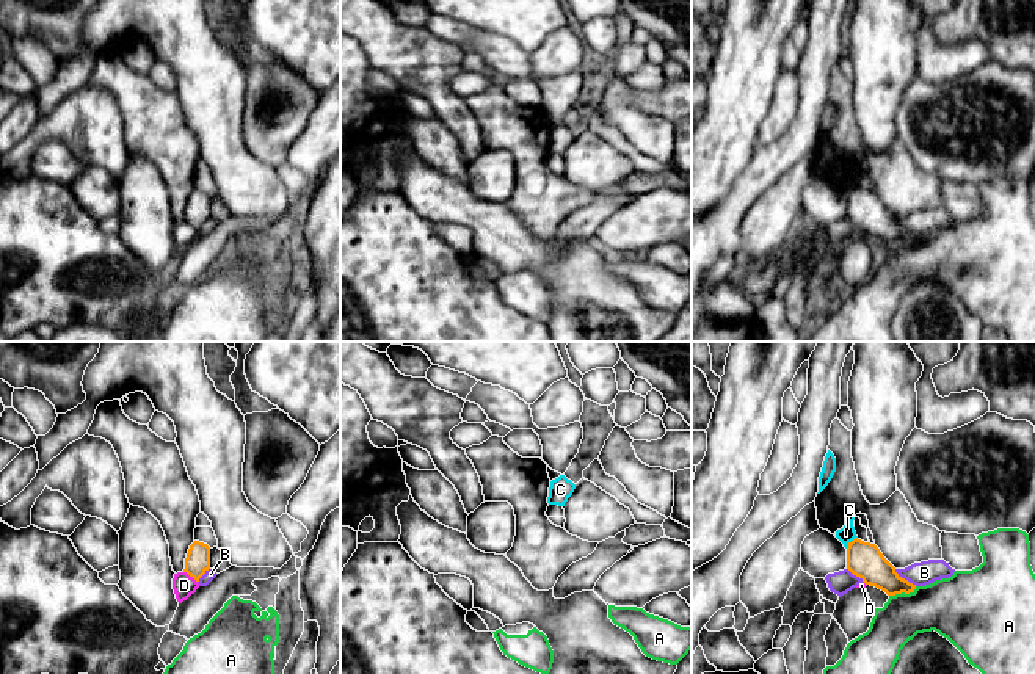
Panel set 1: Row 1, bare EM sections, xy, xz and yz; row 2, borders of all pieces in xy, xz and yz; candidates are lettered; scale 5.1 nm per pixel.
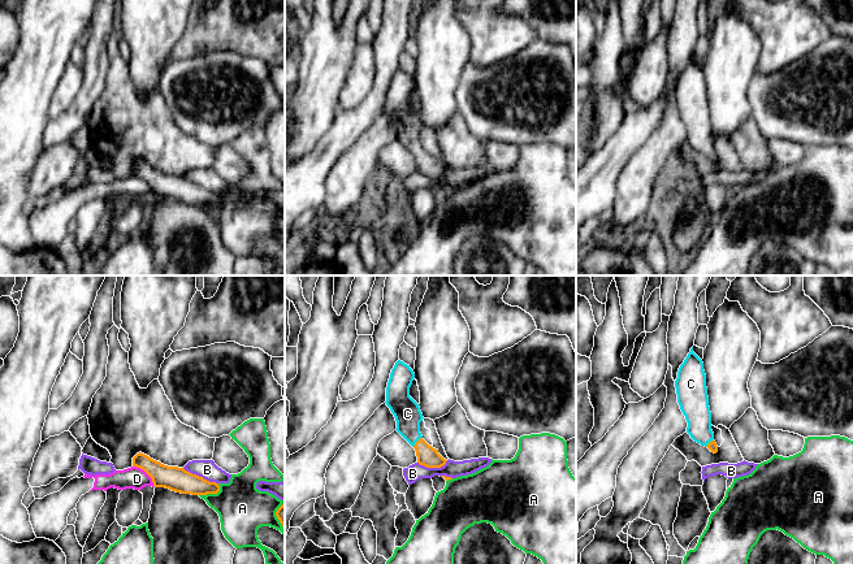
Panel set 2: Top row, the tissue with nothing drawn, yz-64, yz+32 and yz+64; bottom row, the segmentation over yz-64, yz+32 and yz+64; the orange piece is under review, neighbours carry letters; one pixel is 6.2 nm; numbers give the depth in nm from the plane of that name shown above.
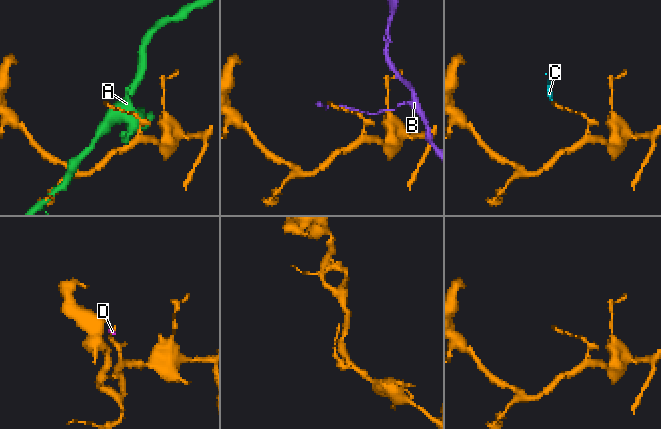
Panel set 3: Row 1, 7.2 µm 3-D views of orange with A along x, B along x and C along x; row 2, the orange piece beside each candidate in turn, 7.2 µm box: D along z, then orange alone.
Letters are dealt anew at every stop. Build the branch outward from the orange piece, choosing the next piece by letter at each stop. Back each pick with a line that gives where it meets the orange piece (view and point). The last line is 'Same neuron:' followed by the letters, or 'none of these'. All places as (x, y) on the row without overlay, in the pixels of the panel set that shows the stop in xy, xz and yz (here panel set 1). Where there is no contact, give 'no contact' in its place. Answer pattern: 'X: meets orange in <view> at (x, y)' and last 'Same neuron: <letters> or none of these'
C: meets orange in yz at (850, 192)
Same neuron: C

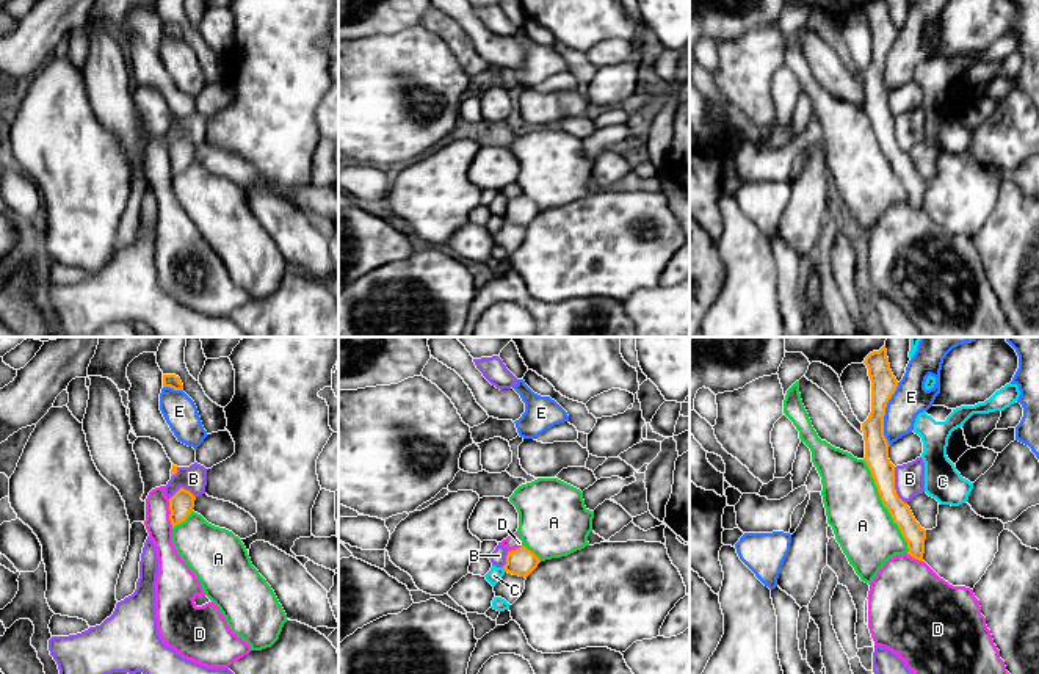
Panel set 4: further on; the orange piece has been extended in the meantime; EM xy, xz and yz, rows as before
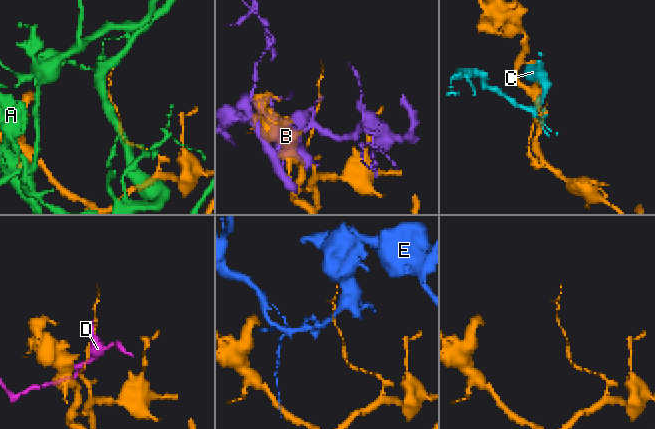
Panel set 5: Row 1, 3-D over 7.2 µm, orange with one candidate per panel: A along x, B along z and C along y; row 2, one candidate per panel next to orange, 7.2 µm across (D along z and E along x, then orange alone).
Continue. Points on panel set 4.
Same neuron: none of these

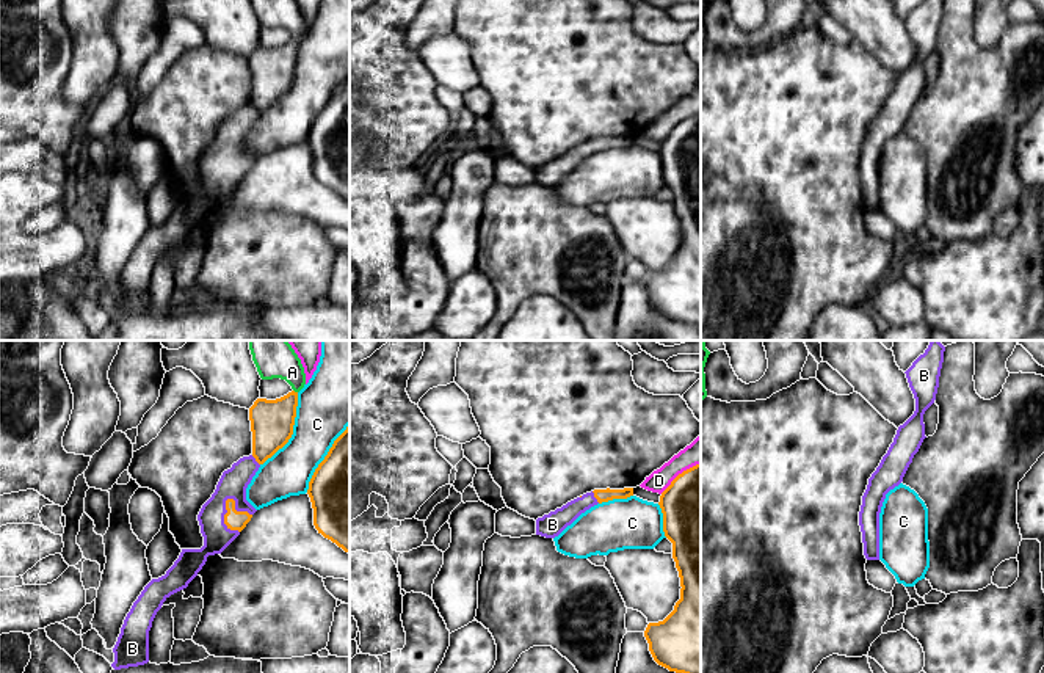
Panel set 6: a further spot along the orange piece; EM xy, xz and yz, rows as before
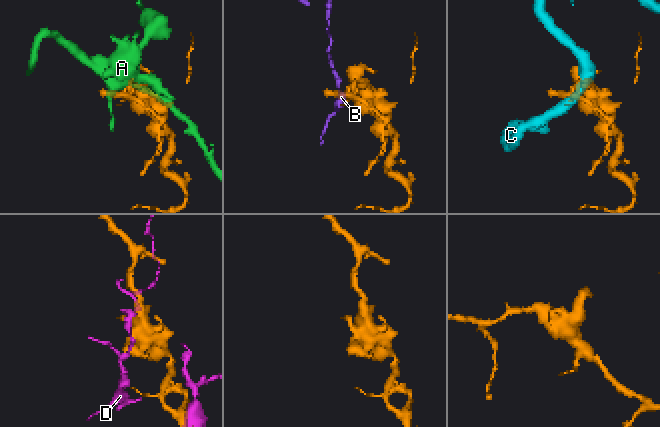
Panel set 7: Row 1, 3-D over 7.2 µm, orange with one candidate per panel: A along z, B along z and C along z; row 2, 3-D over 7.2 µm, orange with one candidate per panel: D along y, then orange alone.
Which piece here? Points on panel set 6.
Same neuron: none of these

